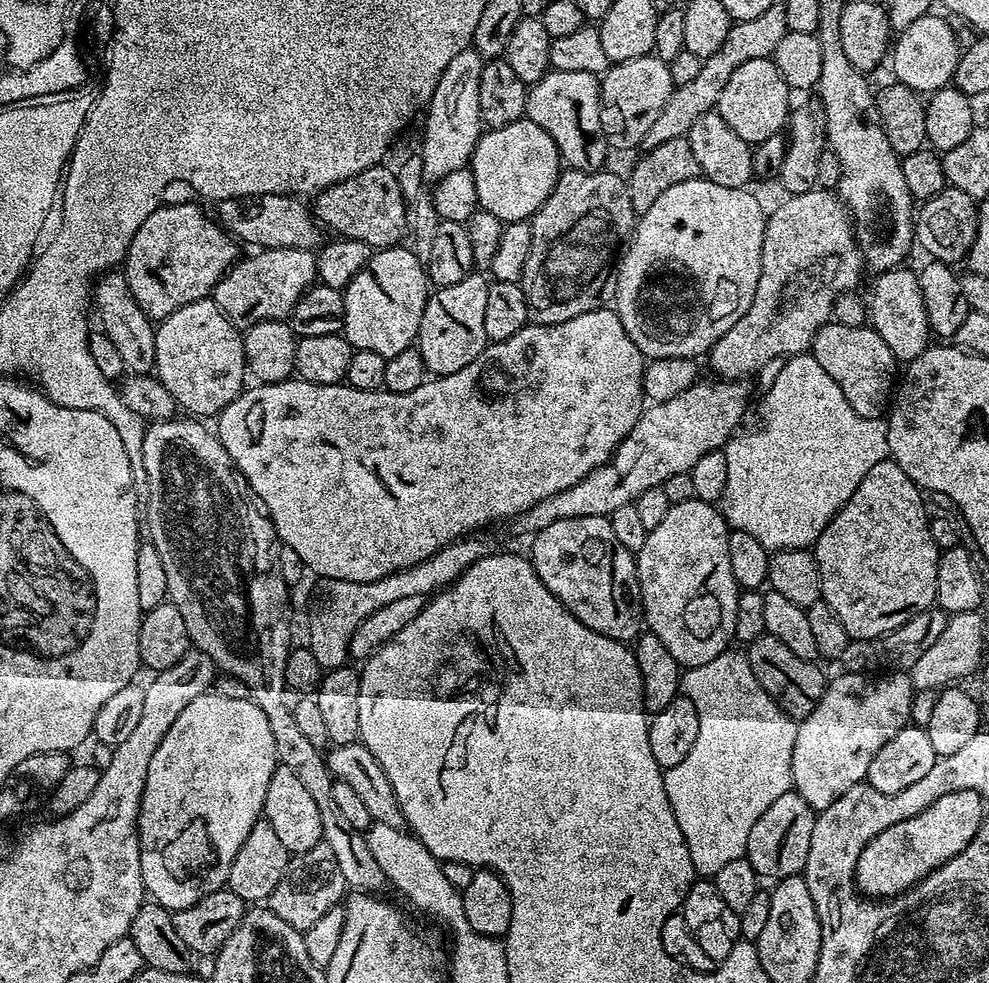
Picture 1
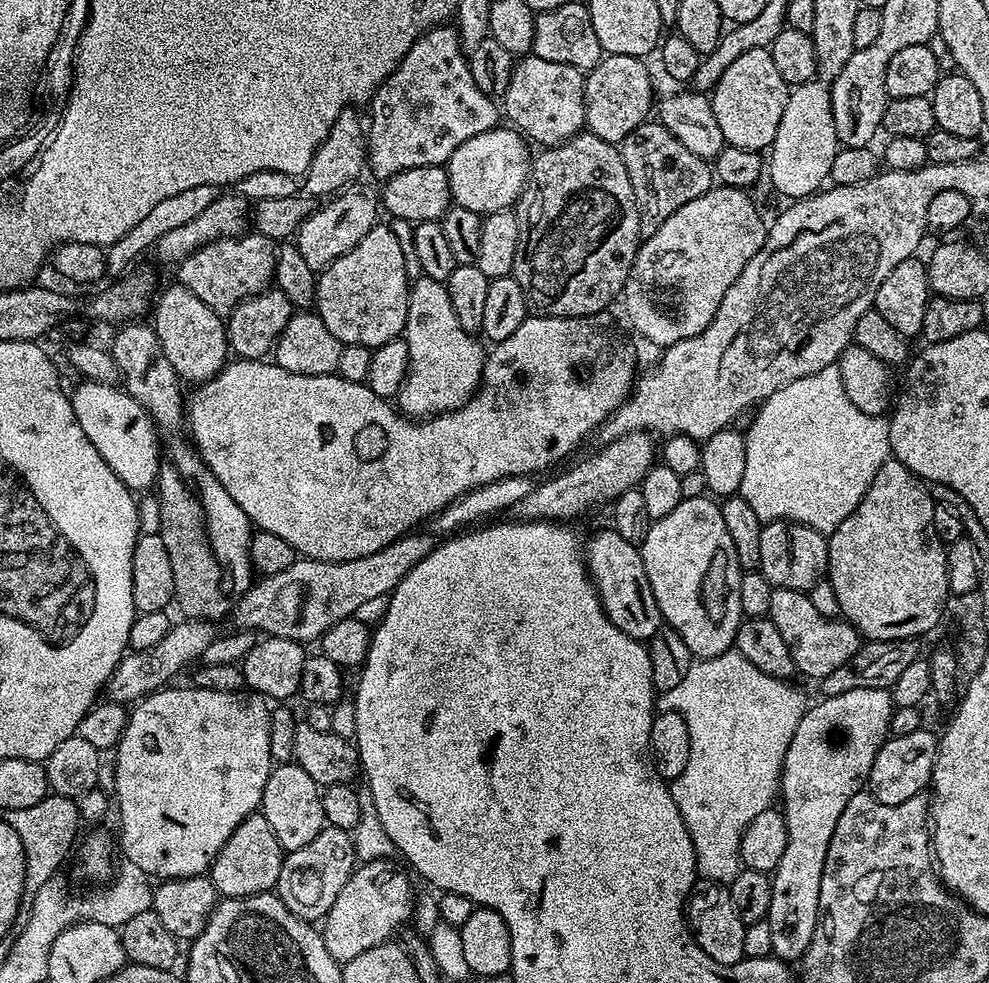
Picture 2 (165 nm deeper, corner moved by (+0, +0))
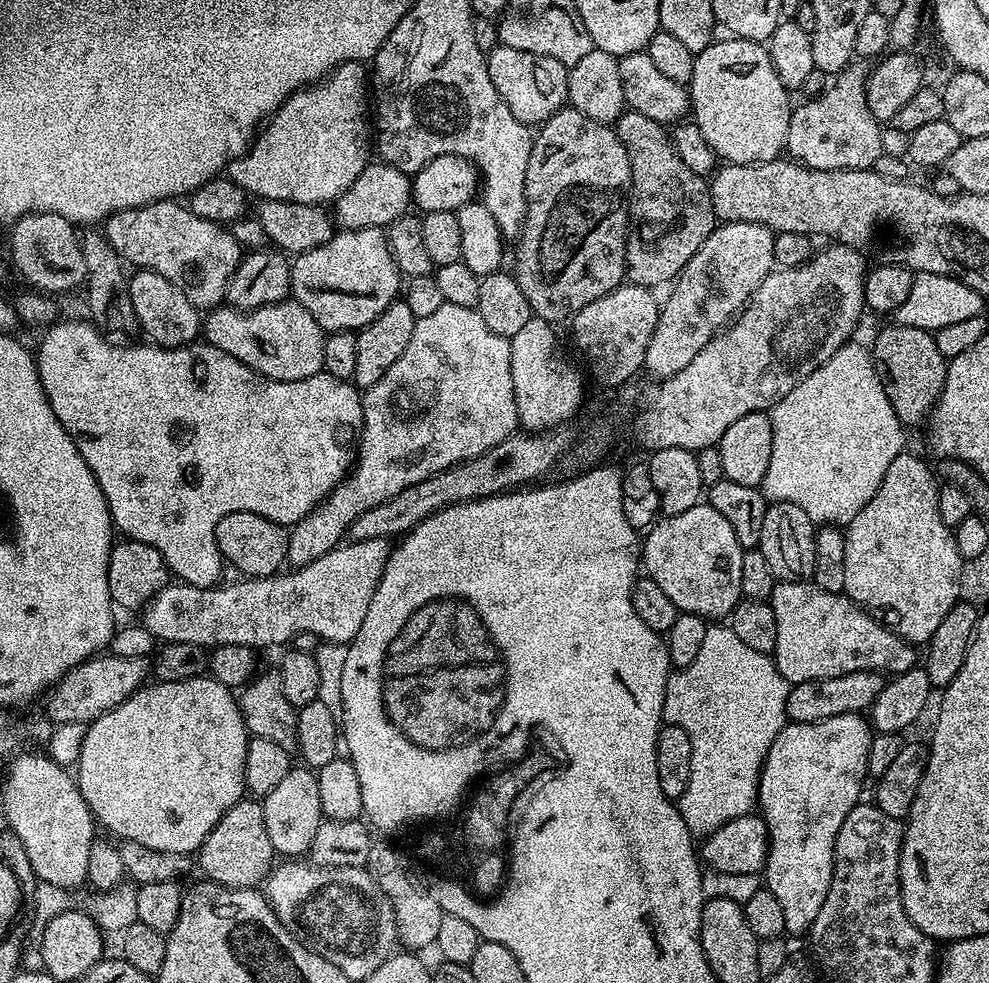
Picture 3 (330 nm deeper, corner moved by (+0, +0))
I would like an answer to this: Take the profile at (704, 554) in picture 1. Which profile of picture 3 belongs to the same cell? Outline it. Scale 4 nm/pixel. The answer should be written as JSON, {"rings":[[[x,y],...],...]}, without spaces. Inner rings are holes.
{"rings":[[[707,502],[690,506],[690,510],[683,514],[664,516],[657,519],[651,528],[647,529],[642,540],[642,568],[647,579],[658,582],[662,586],[662,594],[674,602],[680,612],[689,612],[695,616],[702,616],[709,622],[719,621],[721,618],[731,617],[732,611],[740,603],[740,587],[742,586],[742,558],[745,549],[740,547],[730,522],[718,514],[718,510],[711,508]]]}

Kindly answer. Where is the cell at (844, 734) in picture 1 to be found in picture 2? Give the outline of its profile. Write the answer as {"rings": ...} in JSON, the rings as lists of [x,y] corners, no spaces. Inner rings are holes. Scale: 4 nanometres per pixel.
{"rings":[[[855,688],[846,690],[846,694],[824,696],[816,705],[809,707],[804,713],[802,722],[798,722],[798,730],[794,730],[794,738],[790,738],[790,746],[786,750],[784,769],[780,771],[779,799],[784,799],[782,811],[788,841],[786,854],[782,854],[782,862],[778,862],[775,872],[771,873],[772,893],[770,894],[770,935],[774,937],[772,955],[785,962],[803,961],[806,950],[814,938],[814,930],[818,922],[818,890],[822,886],[822,870],[826,866],[826,850],[830,850],[830,838],[834,838],[834,826],[838,826],[838,817],[846,810],[846,802],[854,798],[865,787],[870,766],[874,766],[874,758],[878,758],[878,750],[890,735],[892,726],[892,693],[887,688]]]}

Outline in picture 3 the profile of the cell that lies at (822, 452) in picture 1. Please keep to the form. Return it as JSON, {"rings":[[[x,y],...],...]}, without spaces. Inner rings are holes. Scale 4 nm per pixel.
{"rings":[[[856,343],[843,344],[826,363],[818,366],[818,370],[814,370],[814,374],[802,378],[802,382],[798,382],[798,386],[794,386],[794,390],[790,390],[790,394],[786,394],[786,398],[779,400],[770,410],[774,446],[770,446],[770,466],[766,466],[766,478],[762,485],[764,498],[769,502],[790,502],[794,506],[799,506],[800,509],[806,510],[806,514],[816,526],[847,525],[848,521],[854,518],[854,514],[858,514],[858,510],[862,510],[862,506],[866,506],[866,502],[870,502],[870,498],[874,498],[878,486],[882,486],[882,478],[886,478],[886,469],[890,467],[890,462],[894,462],[894,458],[898,458],[898,454],[905,451],[906,448],[906,444],[904,444],[905,425],[901,424],[898,414],[894,414],[894,406],[890,406],[890,398],[882,386],[881,375],[876,370],[872,353],[865,345],[863,348],[862,345]]]}

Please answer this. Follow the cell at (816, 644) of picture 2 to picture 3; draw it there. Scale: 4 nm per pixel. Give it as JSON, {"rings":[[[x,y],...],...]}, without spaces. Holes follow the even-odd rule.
{"rings":[[[789,580],[777,583],[772,591],[770,603],[774,610],[774,619],[778,622],[778,642],[774,653],[776,669],[782,674],[782,678],[788,680],[789,685],[838,678],[842,674],[850,674],[867,668],[871,672],[899,674],[917,667],[917,649],[907,640],[895,636],[890,629],[885,628],[879,620],[875,620],[869,612],[858,607],[843,592],[822,590],[814,582]]]}

